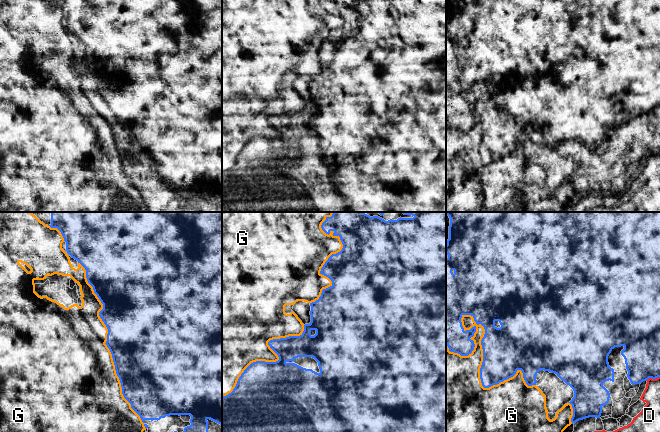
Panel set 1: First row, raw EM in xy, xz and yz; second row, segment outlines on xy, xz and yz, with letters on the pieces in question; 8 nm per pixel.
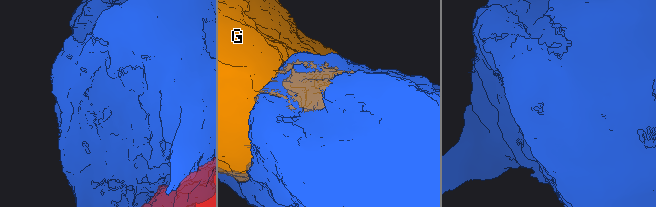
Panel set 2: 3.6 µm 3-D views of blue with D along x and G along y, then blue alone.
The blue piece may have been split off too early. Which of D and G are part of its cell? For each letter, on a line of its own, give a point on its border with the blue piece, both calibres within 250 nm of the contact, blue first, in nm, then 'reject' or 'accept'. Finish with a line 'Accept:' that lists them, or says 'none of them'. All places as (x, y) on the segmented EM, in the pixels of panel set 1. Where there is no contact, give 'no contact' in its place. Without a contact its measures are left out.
D: meets blue in yz at (652, 378); 300 nm thick on the blue side, 140 nm on the other; reject
G: meets blue in yz at (480, 374); 340 nm thick on the blue side, 480 nm on the other; reject
Accept: none of them

